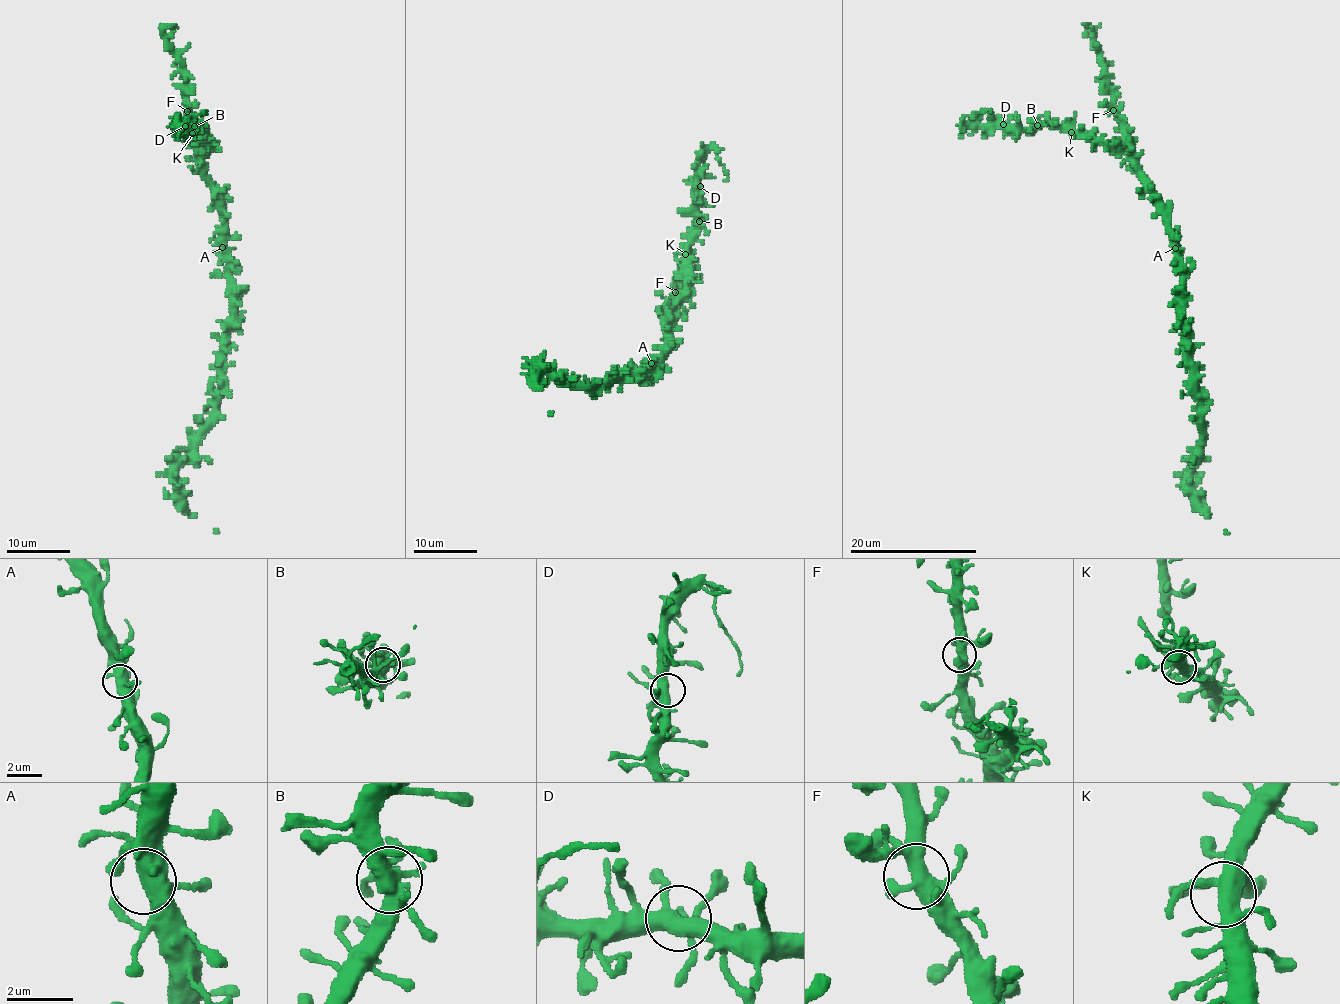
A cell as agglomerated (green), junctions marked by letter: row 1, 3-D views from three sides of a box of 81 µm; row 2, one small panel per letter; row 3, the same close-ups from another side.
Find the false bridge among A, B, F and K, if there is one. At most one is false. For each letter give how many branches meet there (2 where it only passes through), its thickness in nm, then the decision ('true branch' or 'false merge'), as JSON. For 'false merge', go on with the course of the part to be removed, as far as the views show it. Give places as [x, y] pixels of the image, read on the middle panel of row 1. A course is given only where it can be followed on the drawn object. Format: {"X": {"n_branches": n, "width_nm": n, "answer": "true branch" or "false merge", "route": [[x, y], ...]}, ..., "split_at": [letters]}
{"A": {"n_branches": 4, "width_nm": 440, "answer": "true branch"}, "B": {"n_branches": 8, "width_nm": 440, "answer": "true branch"}, "F": {"n_branches": 6, "width_nm": 420, "answer": "true branch"}, "K": {"n_branches": 8, "width_nm": 440, "answer": "true branch"}, "split_at": []}

